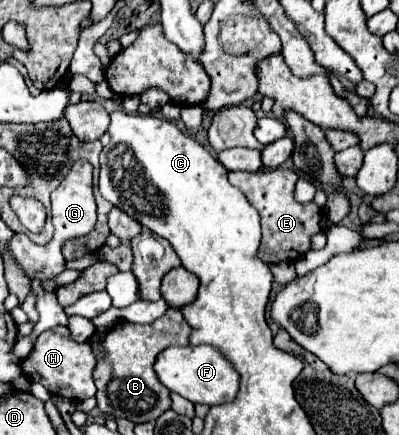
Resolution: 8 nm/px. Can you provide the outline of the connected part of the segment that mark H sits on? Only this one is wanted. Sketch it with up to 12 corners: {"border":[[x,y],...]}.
{"border":[[67,326],[39,334],[23,374],[51,394],[95,396],[97,358]]}

